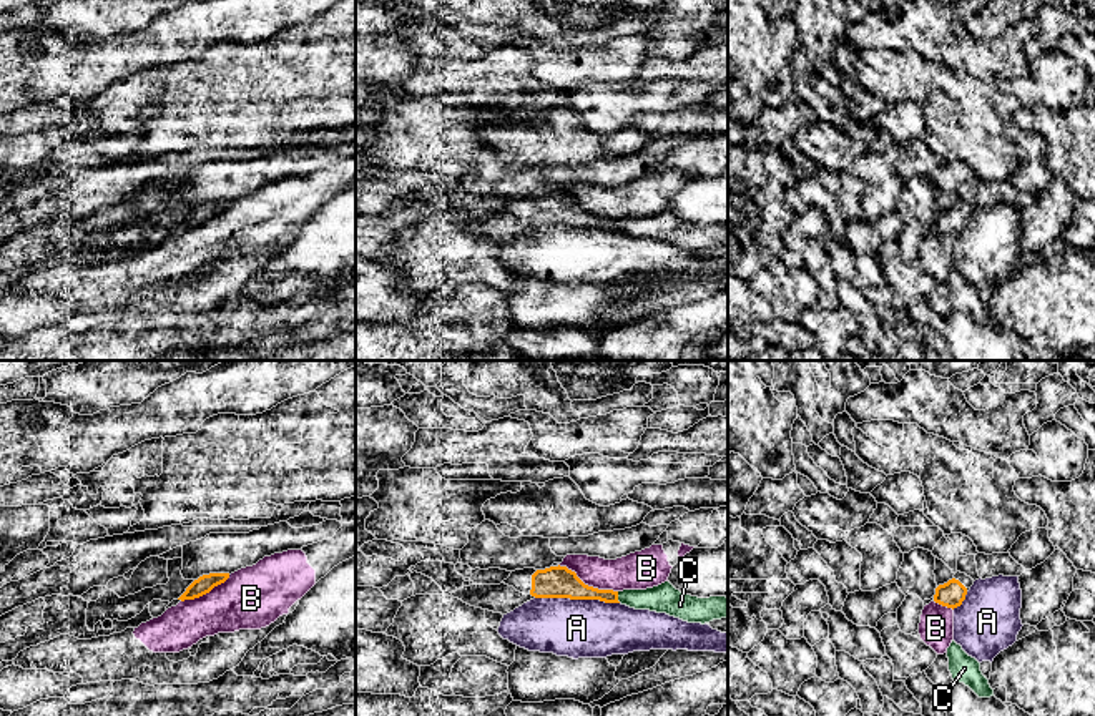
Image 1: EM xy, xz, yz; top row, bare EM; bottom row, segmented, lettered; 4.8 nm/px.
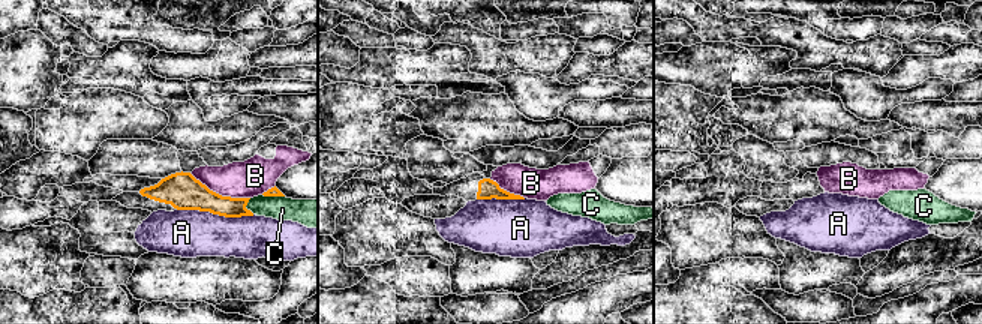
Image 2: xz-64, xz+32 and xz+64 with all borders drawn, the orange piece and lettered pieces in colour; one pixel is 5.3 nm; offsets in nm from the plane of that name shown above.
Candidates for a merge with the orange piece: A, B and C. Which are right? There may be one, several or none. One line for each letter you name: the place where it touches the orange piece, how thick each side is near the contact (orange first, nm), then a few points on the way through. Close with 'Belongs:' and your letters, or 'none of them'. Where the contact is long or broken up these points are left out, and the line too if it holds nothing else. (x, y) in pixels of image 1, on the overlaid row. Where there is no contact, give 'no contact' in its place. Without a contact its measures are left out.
Belongs: none of them

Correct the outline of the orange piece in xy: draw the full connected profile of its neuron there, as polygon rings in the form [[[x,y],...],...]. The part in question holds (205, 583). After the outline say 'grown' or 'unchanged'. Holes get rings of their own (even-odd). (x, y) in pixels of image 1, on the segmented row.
[[[229,573],[203,575],[198,580],[194,580],[178,600],[184,601],[184,600],[199,598],[209,593],[214,586],[224,583],[228,578],[229,578]]] | unchanged

